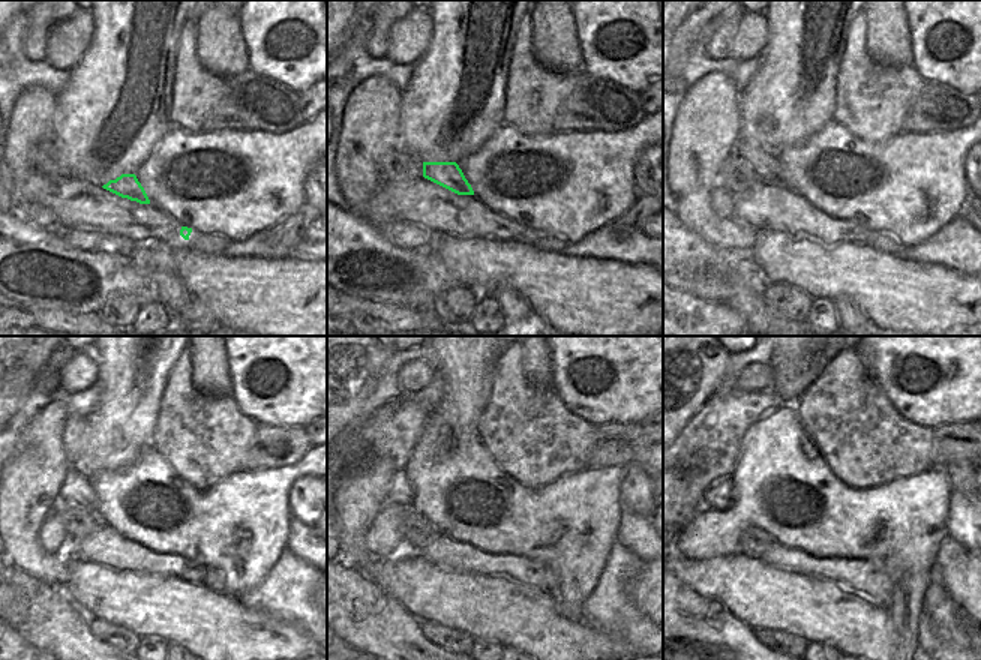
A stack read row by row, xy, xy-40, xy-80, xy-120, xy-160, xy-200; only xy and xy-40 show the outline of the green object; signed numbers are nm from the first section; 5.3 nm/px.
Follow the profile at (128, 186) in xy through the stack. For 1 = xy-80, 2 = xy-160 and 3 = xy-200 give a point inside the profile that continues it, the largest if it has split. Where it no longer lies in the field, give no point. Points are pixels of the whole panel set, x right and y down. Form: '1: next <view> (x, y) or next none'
1: next xy-80 (765, 162)
2: next xy-160 (401, 492)
3: next xy-200 (719, 495)

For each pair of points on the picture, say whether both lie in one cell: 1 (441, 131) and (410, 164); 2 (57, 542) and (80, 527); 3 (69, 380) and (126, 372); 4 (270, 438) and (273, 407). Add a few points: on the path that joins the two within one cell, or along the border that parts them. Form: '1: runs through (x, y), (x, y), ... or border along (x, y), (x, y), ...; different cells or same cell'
1: border along (401, 146), (422, 162); different cells
2: border along (54, 512), (69, 542); different cells
3: border along (93, 356), (99, 380); different cells
4: border along (258, 422), (303, 428); different cells

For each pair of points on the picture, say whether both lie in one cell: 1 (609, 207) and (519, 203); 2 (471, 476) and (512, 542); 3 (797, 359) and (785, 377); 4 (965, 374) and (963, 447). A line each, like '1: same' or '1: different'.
1: same
2: same
3: same
4: different

